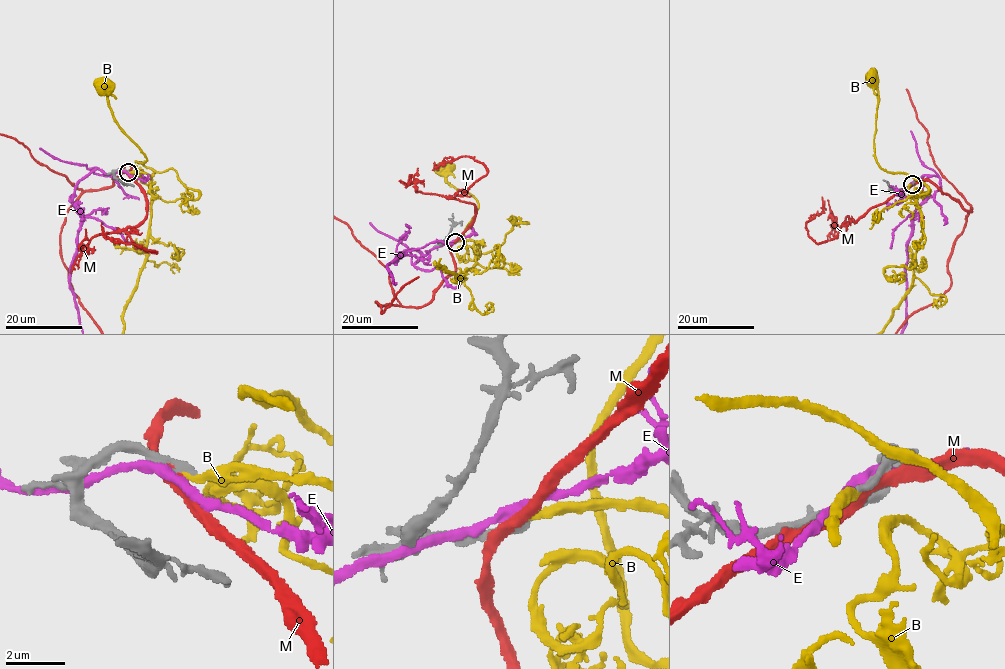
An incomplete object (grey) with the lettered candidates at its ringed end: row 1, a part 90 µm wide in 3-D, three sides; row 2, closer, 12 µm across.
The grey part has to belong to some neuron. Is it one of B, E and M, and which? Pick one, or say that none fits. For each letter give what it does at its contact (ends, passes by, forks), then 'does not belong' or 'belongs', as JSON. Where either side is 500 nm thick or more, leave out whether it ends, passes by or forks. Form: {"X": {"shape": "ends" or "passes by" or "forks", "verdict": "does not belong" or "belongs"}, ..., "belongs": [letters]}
{"B": {"shape": "ends", "verdict": "belongs"}, "E": {"shape": "passes by", "verdict": "does not belong"}, "M": {"shape": "passes by", "verdict": "does not belong"}, "belongs": ["B"]}

